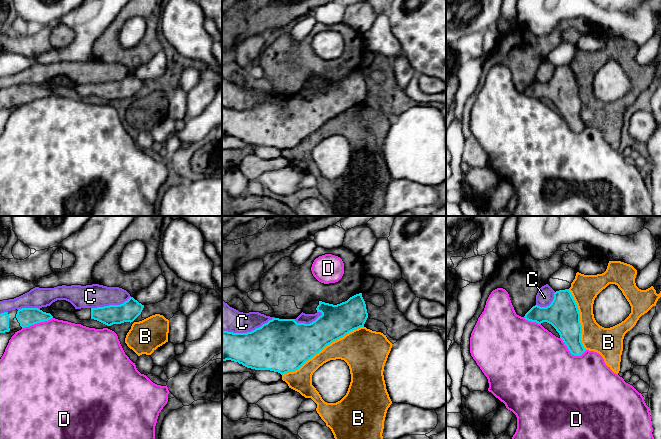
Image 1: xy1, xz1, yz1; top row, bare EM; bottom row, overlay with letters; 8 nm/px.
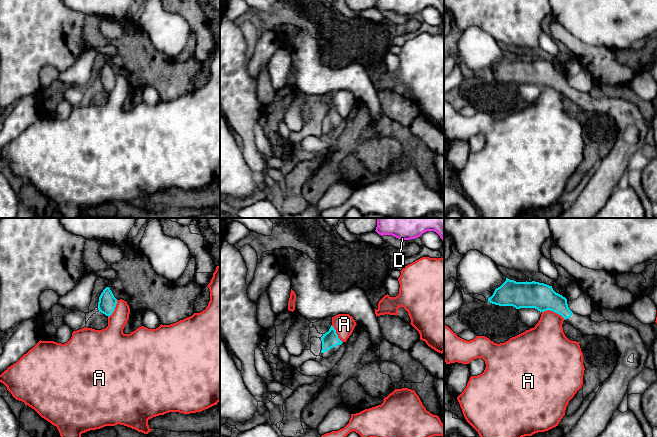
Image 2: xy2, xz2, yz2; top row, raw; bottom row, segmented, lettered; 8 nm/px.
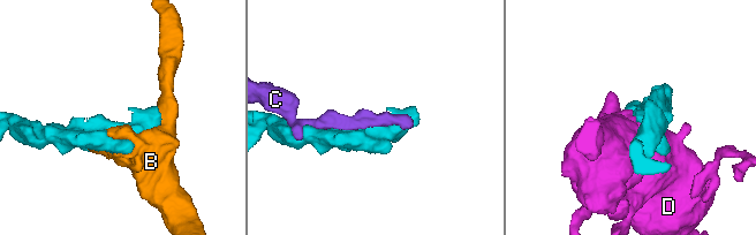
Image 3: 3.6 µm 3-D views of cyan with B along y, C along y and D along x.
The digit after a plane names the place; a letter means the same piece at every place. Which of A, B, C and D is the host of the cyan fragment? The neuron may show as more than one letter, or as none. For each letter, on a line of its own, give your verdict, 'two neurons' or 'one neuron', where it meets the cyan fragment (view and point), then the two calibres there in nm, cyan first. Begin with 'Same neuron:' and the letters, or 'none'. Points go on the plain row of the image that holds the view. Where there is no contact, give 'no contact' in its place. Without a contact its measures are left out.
Same neuron: none
A: two neurons; contact yz2 (554, 87); calibres 220 and 300 nm
B: two neurons; contact xz1 (322, 125); calibres 360 and 240 nm
C: two neurons; contact xz1 (248, 108); calibres 400 and 220 nm
D: two neurons; contact yz1 (571, 129); calibres 200 and 500 nm

